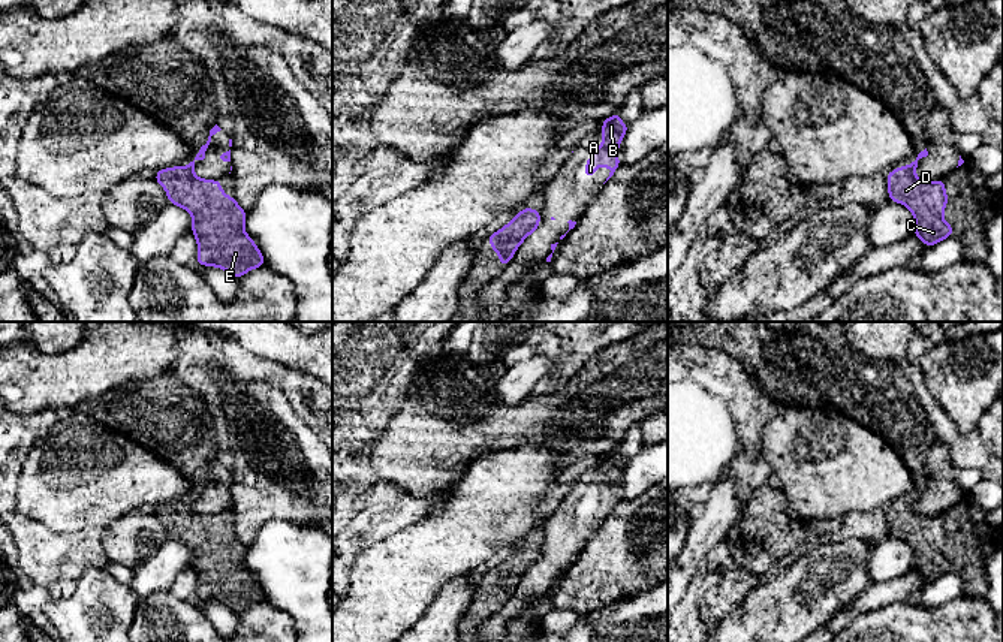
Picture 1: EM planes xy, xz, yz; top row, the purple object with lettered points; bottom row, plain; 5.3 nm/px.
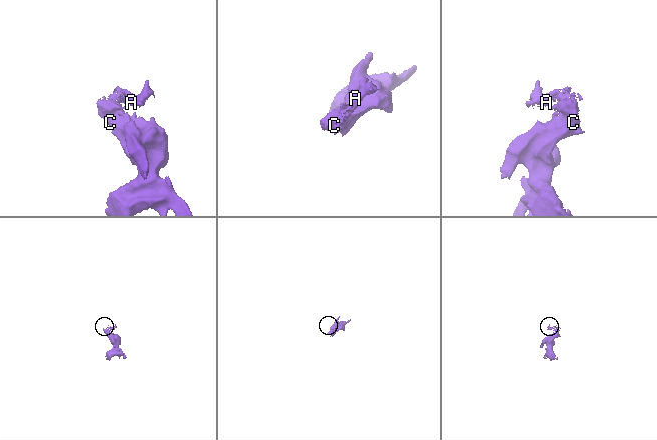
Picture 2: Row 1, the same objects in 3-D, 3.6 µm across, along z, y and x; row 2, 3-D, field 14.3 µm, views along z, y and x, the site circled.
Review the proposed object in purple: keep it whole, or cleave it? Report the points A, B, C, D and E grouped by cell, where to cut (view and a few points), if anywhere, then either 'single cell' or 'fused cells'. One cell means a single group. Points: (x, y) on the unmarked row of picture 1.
A B / C D E | xy (187, 500), (193, 511) | fused cells

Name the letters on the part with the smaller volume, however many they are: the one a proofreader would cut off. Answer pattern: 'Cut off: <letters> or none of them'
Cut off: A, B

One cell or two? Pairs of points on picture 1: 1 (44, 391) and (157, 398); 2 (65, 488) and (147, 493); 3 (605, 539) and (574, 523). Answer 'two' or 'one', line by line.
1: two
2: one
3: two

